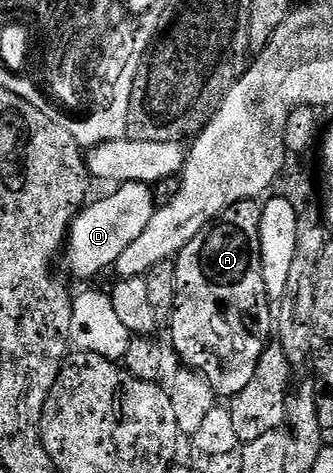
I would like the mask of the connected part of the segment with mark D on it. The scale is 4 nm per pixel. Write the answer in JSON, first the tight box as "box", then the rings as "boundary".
{"box":[67,184,155,280],"boundary":[[[123,184],[114,187],[110,196],[90,203],[77,213],[77,219],[69,230],[67,237],[67,256],[69,252],[69,268],[85,280],[88,276],[97,276],[104,268],[112,269],[116,265],[119,254],[147,230],[147,222],[151,222],[155,211],[153,188],[147,184]]]}

